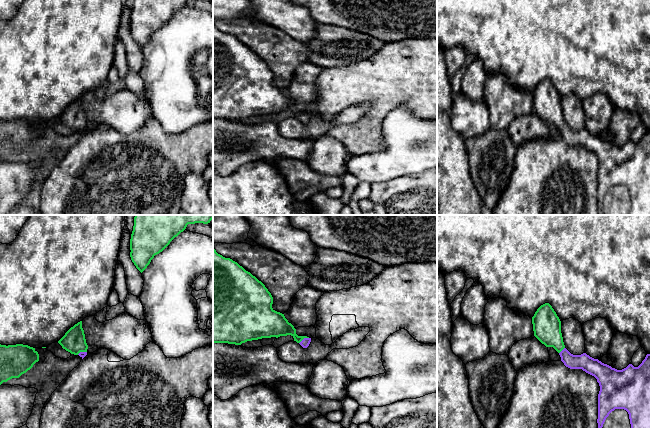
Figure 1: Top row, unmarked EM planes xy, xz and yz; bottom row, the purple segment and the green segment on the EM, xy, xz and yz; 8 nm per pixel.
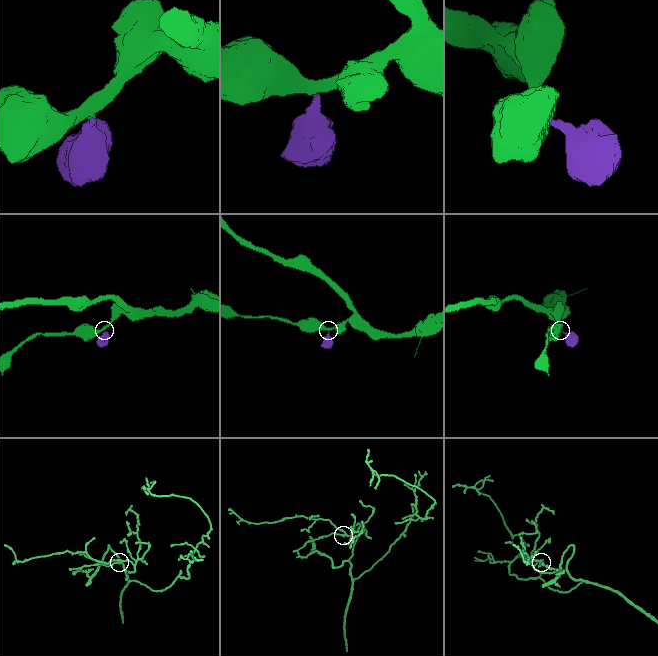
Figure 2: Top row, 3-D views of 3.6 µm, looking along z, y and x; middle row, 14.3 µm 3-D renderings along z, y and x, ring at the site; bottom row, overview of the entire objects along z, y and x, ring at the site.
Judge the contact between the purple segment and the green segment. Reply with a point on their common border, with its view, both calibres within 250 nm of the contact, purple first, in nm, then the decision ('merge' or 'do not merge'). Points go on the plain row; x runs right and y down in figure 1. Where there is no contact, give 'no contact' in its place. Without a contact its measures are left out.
meets purple in xz at (303, 115); 70 nm thick on the purple side, 190 nm on the other; merge

